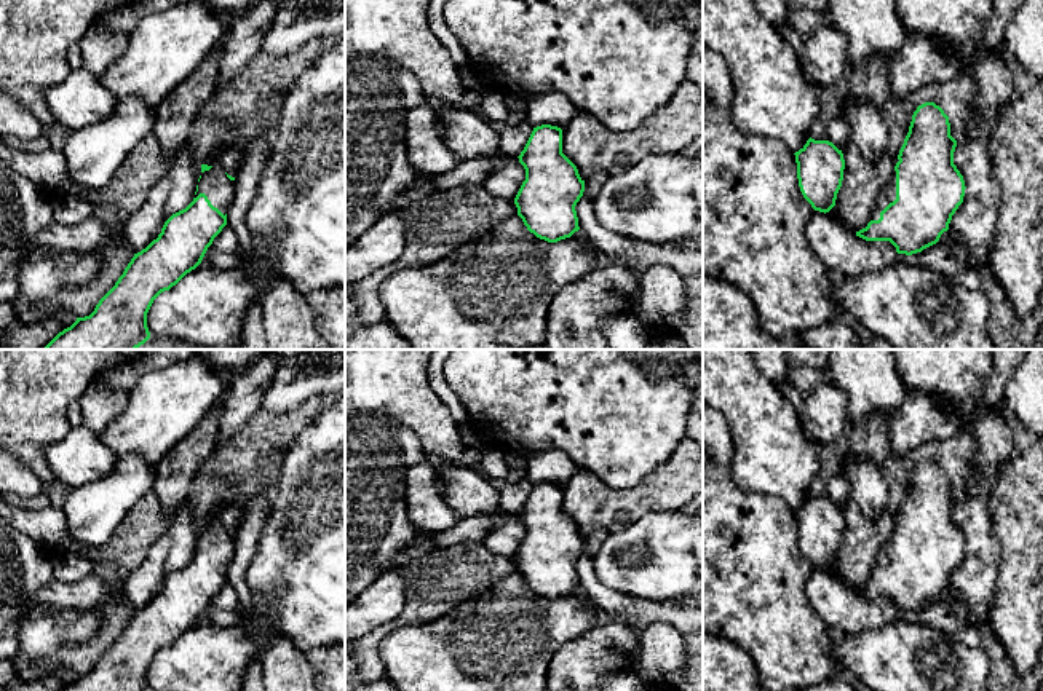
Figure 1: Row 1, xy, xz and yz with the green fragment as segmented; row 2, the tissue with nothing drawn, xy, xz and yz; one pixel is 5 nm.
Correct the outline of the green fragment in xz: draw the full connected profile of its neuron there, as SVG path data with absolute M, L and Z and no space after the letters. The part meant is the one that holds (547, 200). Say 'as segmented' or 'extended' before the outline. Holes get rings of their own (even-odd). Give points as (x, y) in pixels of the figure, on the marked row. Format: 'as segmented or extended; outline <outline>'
as segmented; outline M551 124L533 128L518 156L525 169L514 204L524 225L537 238L557 243L580 230L575 206L585 180L562 153L562 129Z

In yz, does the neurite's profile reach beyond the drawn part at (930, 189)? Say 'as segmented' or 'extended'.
extended

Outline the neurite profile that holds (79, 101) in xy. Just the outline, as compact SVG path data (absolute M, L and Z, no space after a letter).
M83 67L46 89L46 105L54 123L67 132L104 121L118 105L117 96L102 78Z

